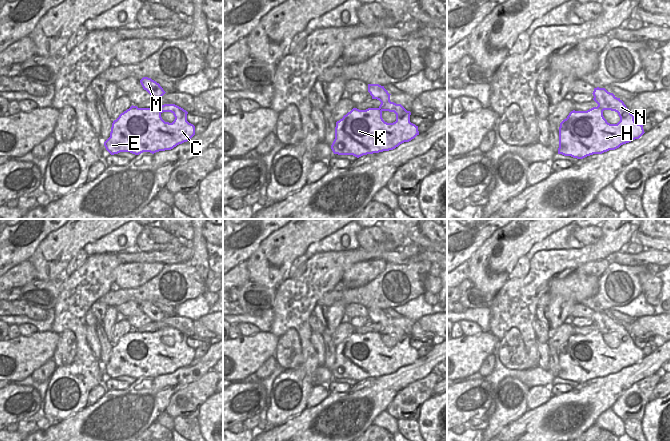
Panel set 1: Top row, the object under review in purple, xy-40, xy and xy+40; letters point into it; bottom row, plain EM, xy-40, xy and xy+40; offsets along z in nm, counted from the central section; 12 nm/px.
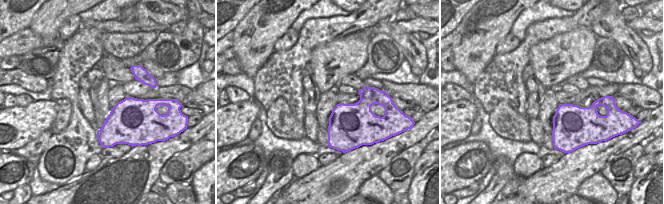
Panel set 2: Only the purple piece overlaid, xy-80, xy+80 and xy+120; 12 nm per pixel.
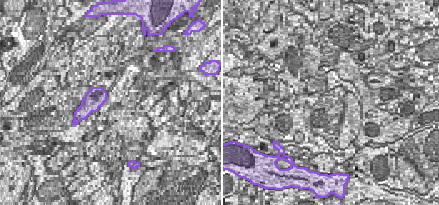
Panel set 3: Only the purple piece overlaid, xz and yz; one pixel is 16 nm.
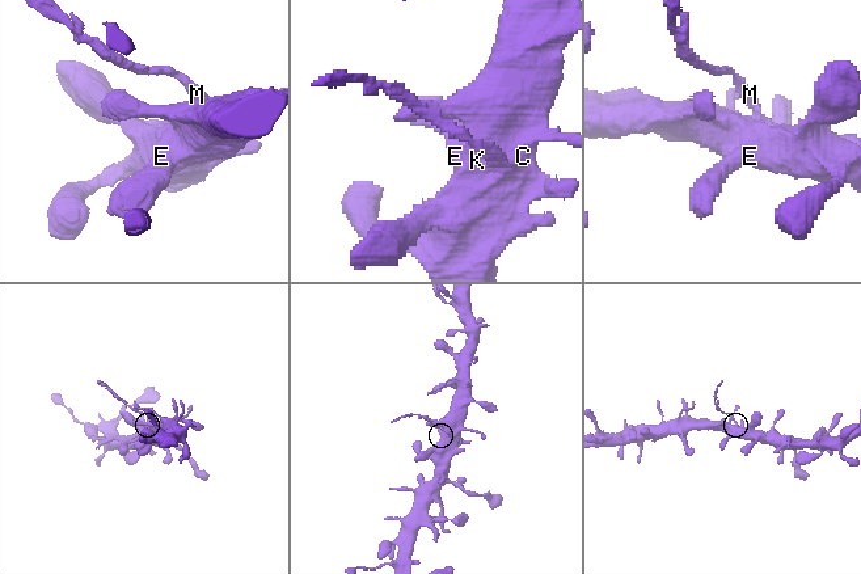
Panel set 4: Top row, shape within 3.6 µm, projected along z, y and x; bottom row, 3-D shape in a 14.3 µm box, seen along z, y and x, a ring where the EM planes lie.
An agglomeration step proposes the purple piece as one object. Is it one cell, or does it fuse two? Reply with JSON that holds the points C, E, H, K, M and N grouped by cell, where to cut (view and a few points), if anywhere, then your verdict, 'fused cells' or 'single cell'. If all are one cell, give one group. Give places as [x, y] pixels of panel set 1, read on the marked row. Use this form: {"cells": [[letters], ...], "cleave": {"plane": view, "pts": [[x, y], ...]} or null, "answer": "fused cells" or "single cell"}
{"cells": [["C", "E", "H", "K", "N"], ["M"]], "cleave": {"plane": "xy+40", "pts": [[615, 97], [611, 102], [598, 104]]}, "answer": "fused cells"}

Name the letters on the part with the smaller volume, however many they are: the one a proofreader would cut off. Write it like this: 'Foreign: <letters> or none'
Foreign: M

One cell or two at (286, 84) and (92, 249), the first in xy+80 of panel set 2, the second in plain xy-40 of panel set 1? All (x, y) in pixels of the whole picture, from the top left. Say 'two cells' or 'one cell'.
two cells

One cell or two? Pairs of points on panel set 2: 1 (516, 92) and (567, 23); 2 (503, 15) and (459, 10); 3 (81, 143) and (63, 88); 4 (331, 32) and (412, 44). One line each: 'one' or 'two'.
1: one
2: two
3: one
4: two

